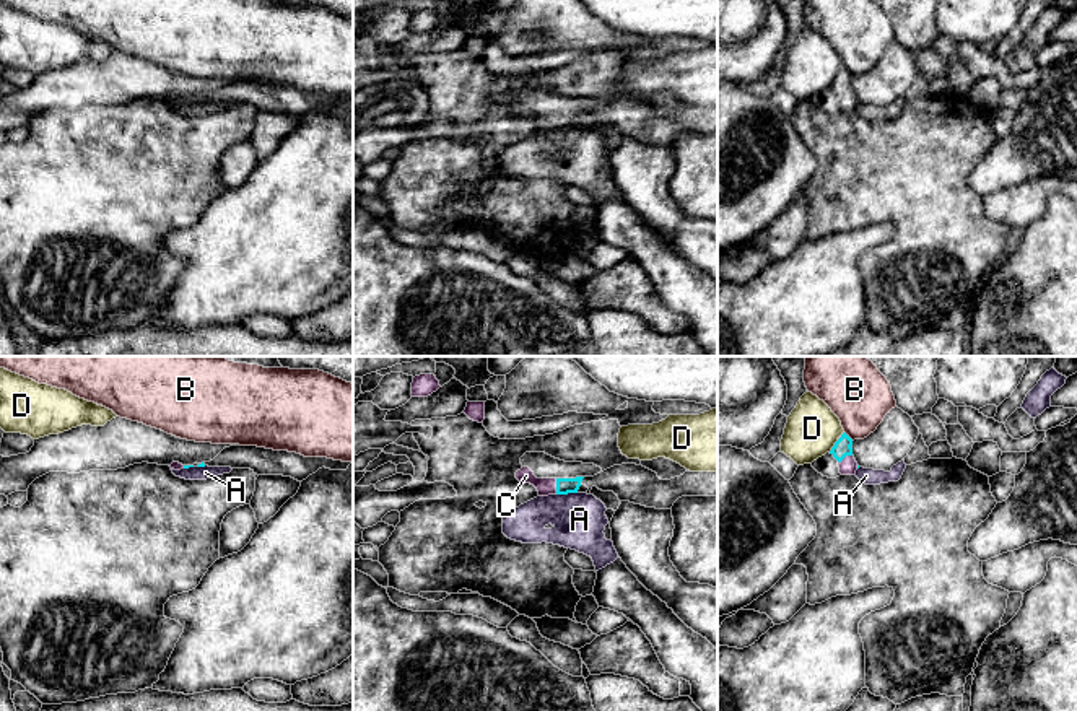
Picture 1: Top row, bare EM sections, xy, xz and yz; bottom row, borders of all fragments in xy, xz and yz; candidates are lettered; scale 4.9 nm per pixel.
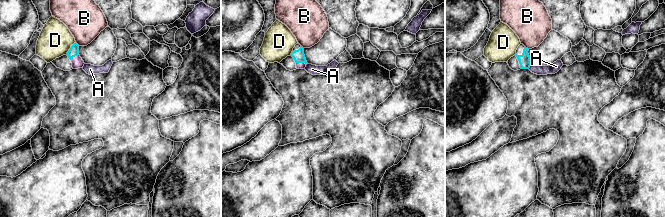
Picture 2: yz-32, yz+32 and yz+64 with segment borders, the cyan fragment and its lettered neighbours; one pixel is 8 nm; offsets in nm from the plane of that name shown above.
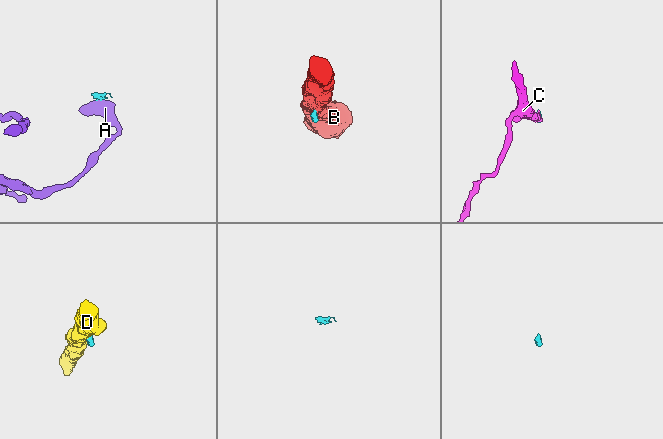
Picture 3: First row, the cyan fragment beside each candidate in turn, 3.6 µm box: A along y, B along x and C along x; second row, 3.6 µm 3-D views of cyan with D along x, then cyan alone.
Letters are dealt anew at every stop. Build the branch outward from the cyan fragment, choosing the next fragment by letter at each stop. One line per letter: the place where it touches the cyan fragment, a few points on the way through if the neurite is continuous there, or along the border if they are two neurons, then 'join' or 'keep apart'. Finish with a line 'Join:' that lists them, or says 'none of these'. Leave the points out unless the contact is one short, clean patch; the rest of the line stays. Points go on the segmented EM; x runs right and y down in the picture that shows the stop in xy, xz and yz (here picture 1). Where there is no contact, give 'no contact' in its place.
A: contact xz (566, 493); border xz (576, 492), (557, 495); keep apart
B: contact yz (848, 436); border yz (845, 431), (853, 440); keep apart
C: contact xz (557, 487); way xz (563, 485), (557, 487), (545, 487); join
D: contact yz (833, 446); border yz (838, 440), (828, 451); keep apart
Join: C

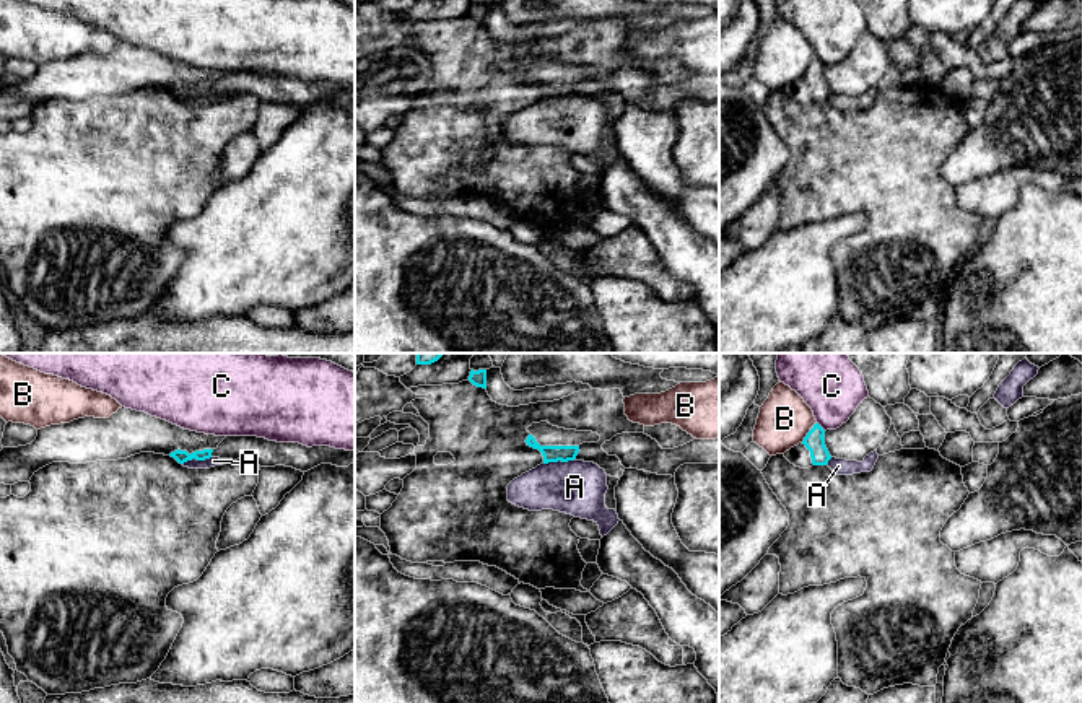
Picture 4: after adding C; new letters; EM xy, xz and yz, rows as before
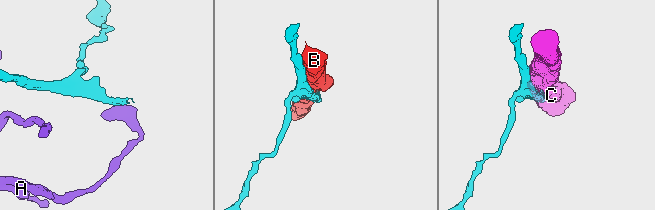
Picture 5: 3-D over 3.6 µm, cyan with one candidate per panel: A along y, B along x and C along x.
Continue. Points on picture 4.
A: contact xz (558, 459); border xz (575, 458), (544, 464); keep apart
B: contact yz (806, 436); keep apart
C: contact yz (820, 427); keep apart
Join: none of these

